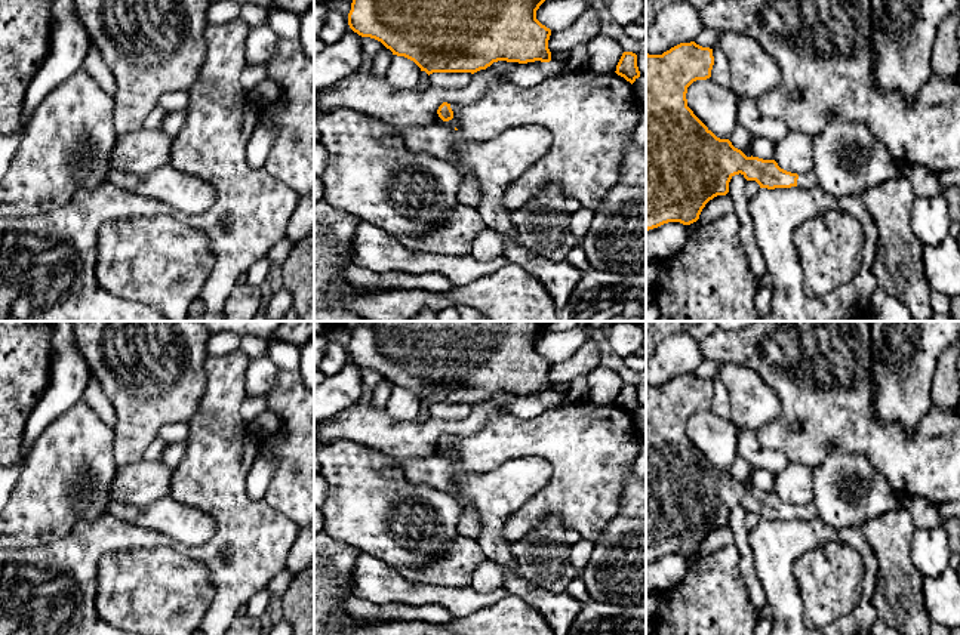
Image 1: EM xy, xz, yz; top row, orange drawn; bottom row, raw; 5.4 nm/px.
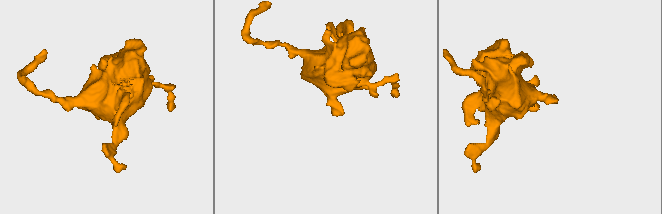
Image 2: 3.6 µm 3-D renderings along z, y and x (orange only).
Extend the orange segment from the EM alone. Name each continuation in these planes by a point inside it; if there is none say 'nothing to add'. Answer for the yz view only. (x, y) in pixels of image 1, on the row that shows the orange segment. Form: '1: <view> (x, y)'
1: yz (806, 179)

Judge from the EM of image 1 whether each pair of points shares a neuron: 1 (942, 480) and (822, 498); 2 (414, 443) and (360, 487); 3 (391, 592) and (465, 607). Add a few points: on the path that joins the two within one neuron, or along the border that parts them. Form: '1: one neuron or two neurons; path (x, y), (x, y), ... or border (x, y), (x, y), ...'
1: two neurons; border (870, 459), (900, 496)
2: two neurons; border (362, 444), (382, 452), (400, 465)
3: one neuron; path (409, 594), (448, 597)

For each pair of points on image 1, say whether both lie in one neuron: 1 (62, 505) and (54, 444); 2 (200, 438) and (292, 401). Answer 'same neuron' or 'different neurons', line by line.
1: same neuron
2: different neurons

